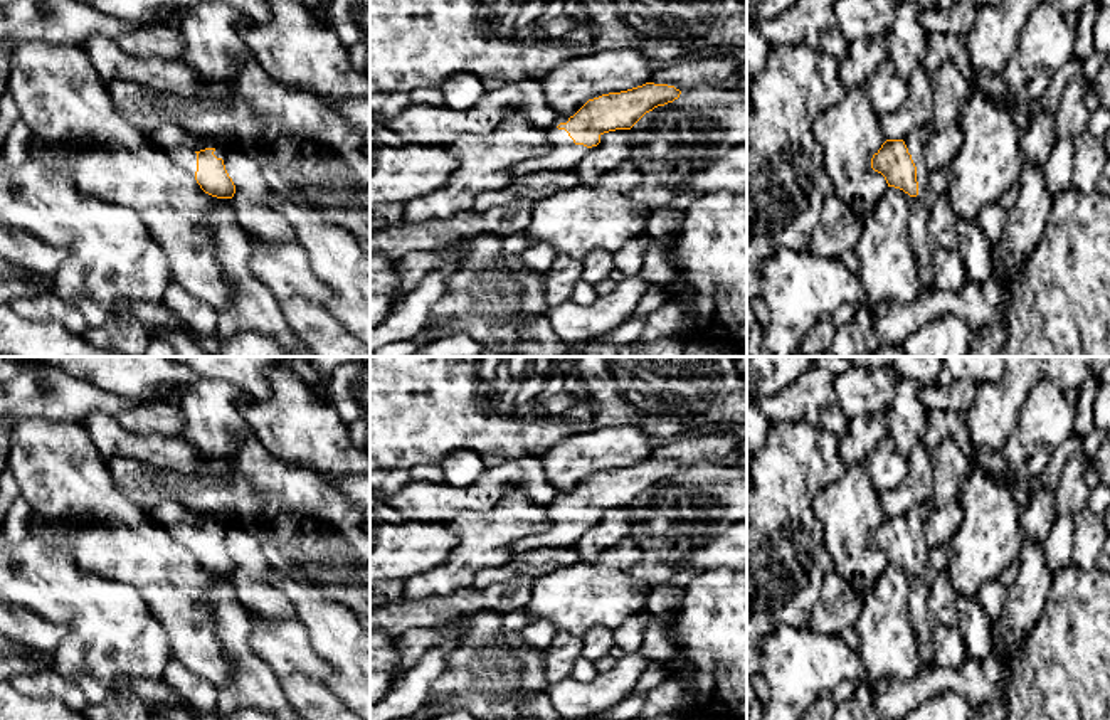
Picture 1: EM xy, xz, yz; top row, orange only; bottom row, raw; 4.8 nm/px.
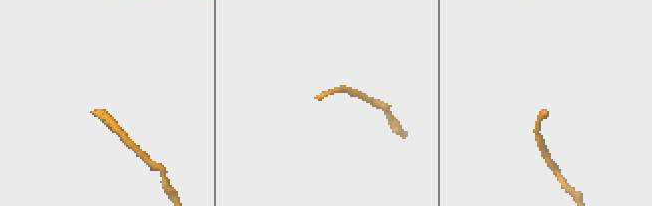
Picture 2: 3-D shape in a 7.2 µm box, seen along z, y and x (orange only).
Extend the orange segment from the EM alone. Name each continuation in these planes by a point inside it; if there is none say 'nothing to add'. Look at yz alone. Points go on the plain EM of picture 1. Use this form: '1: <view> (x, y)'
1: yz (915, 517)

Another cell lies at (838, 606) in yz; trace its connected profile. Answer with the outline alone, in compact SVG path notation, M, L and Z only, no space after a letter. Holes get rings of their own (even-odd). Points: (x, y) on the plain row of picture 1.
M829 570L824 574L809 629L817 634L839 636L844 627L854 627L863 602L861 592Z

